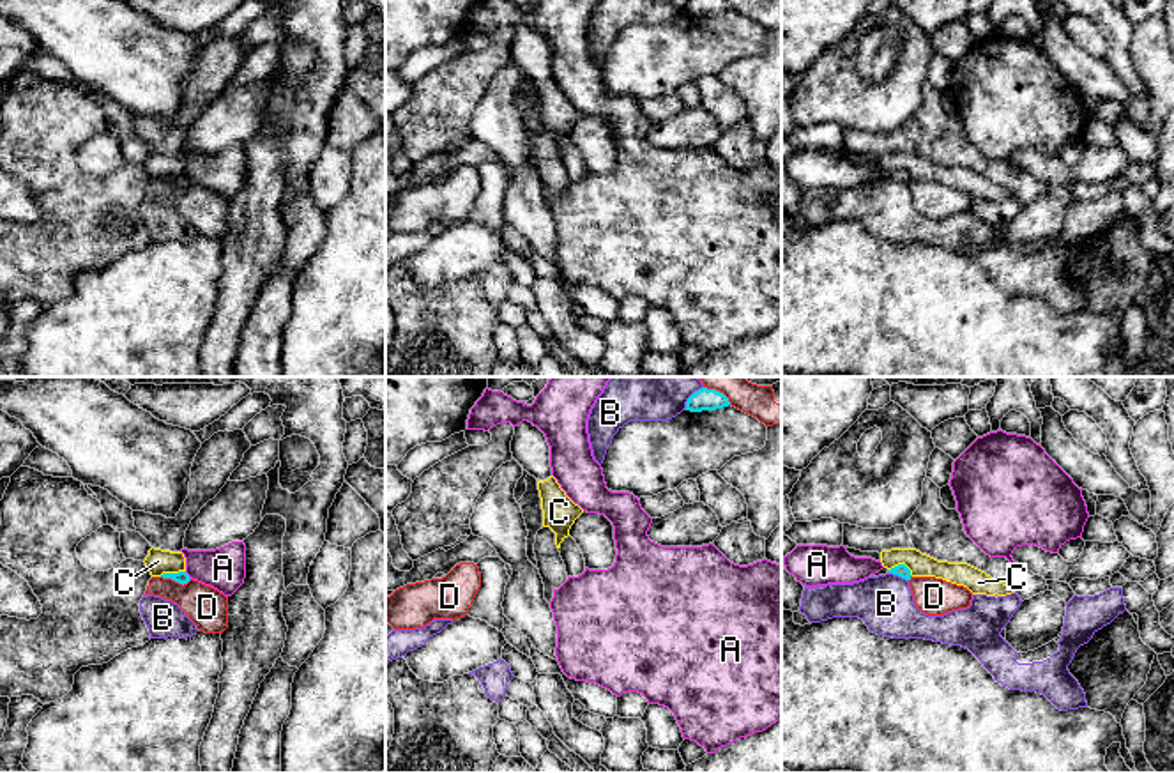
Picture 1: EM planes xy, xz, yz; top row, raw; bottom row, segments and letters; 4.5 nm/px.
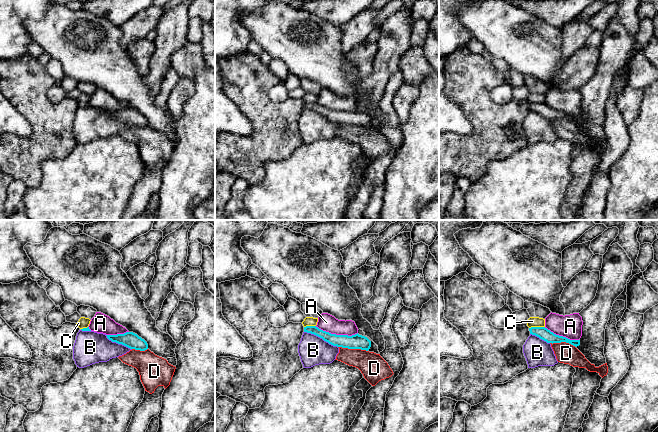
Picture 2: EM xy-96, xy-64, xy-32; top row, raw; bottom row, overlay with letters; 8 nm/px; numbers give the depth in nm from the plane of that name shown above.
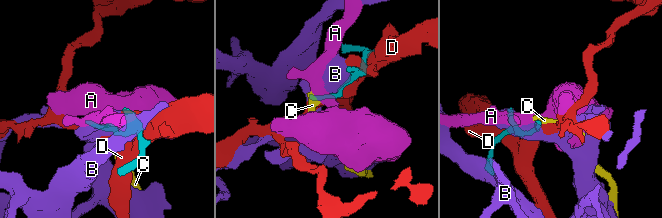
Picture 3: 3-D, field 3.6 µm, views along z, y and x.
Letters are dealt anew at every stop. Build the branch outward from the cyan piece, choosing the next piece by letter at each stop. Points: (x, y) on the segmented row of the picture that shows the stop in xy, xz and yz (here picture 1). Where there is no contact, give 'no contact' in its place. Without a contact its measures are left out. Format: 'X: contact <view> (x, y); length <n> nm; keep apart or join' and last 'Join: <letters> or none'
A: contact xy (188, 575); length 50 nm; keep apart
B: contact yz (899, 575); length 100 nm; keep apart
C: contact yz (902, 565); length 120 nm; keep apart
D: contact xy (177, 581); length 140 nm; keep apart
Join: none

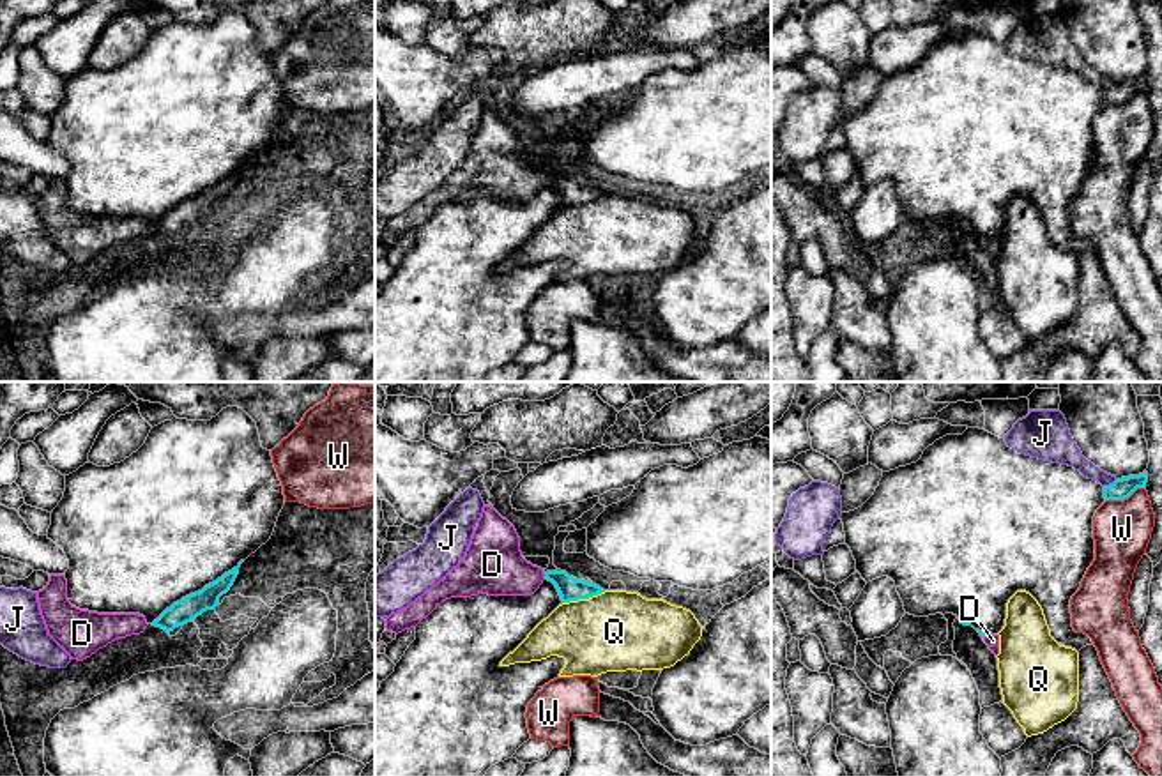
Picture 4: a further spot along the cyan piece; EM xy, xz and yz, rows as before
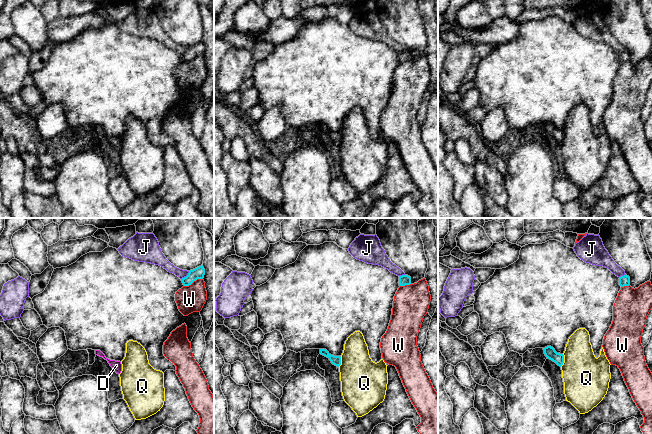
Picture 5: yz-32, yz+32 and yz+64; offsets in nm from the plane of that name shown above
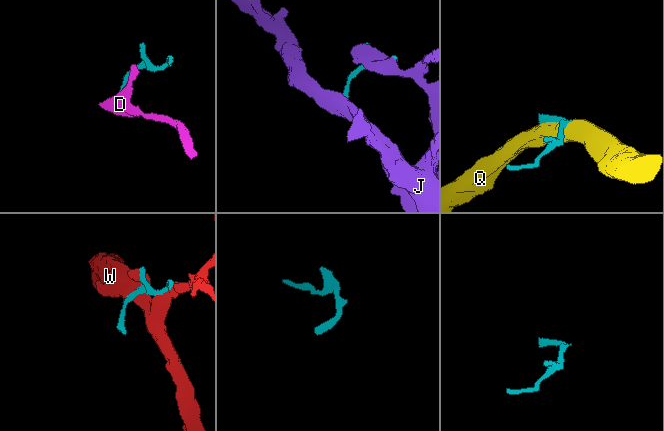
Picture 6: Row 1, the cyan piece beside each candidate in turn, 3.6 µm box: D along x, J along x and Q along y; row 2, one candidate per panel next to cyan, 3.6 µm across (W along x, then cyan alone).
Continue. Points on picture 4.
D: contact xz (545, 575); length 30 nm; join
J: contact yz (1109, 485); length 70 nm; keep apart
Q: contact xz (584, 598); length 200 nm; keep apart
W: contact yz (1125, 497); length 200 nm; keep apart
Join: D

